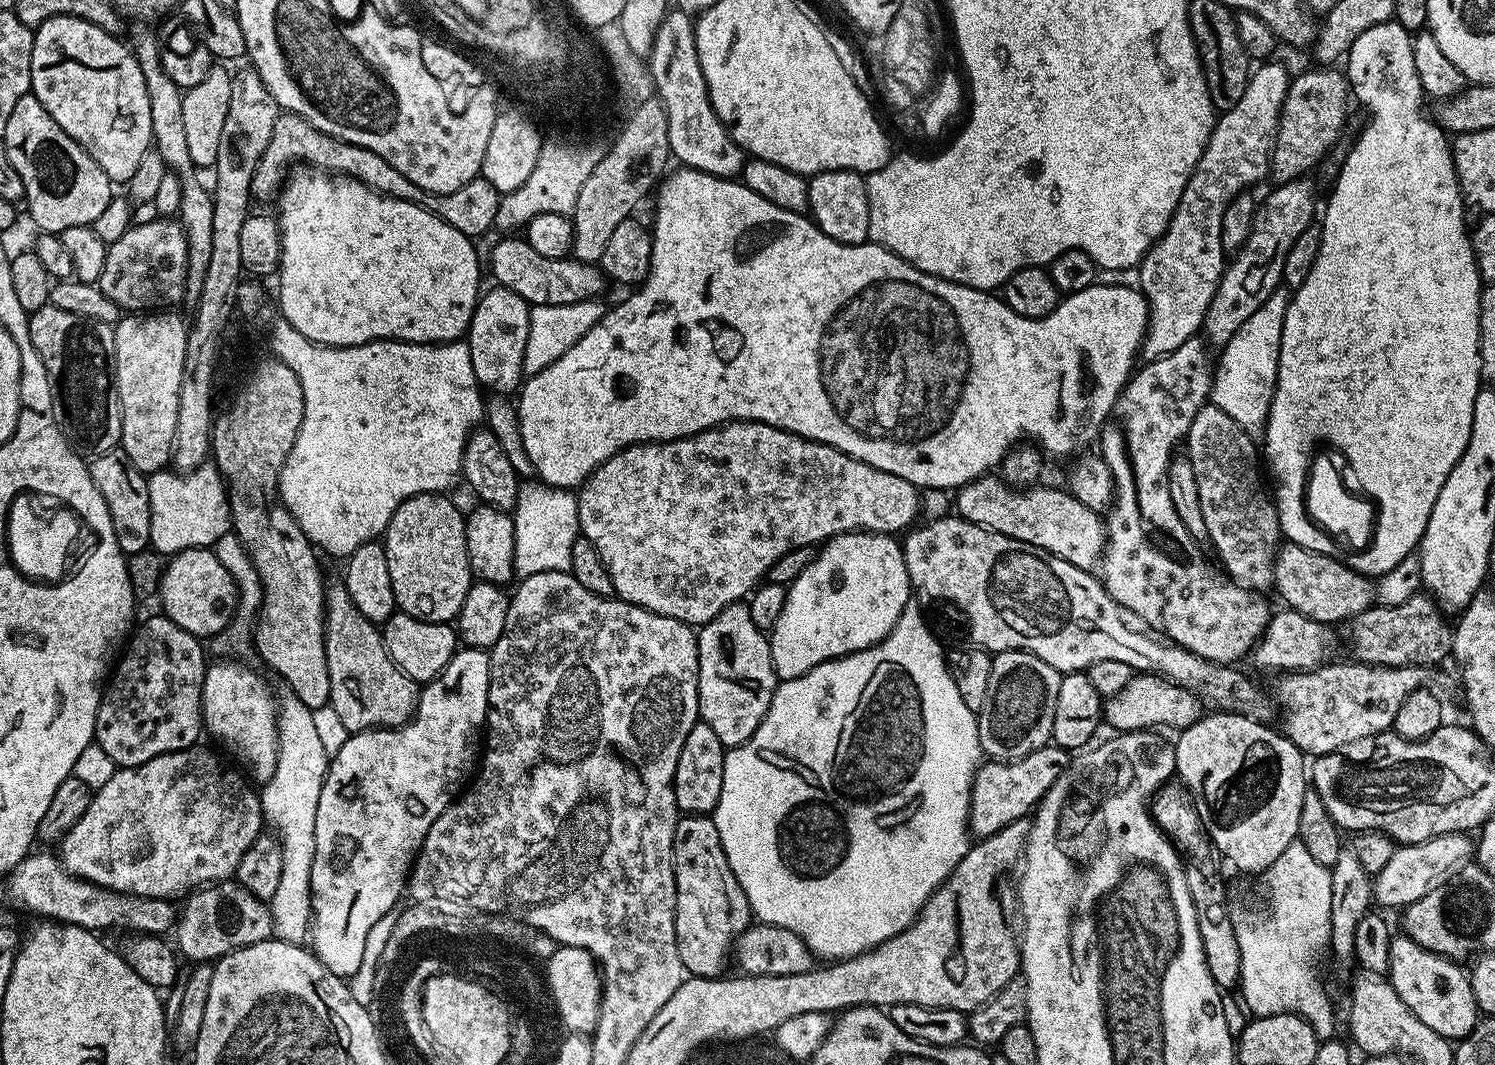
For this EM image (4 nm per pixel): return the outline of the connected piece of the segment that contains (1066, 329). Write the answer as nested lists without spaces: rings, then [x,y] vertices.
[[[683,166],[677,167],[677,169],[677,172],[669,171],[663,177],[662,183],[655,193],[655,196],[657,195],[656,225],[651,225],[650,228],[652,234],[652,257],[650,258],[648,277],[644,279],[643,284],[639,285],[635,290],[629,291],[632,293],[617,308],[609,307],[602,319],[578,343],[570,346],[570,350],[566,350],[566,354],[562,354],[562,358],[558,358],[550,366],[546,366],[546,370],[542,370],[541,373],[527,377],[519,389],[518,409],[520,425],[522,426],[522,442],[526,446],[526,454],[530,454],[530,462],[534,462],[536,476],[543,483],[550,484],[553,488],[576,490],[591,476],[593,470],[598,466],[602,466],[609,458],[621,452],[623,448],[628,448],[632,444],[654,444],[665,440],[681,440],[687,436],[696,436],[699,432],[705,432],[711,428],[719,428],[720,425],[734,420],[762,422],[787,432],[793,432],[807,440],[816,440],[820,444],[828,444],[831,448],[837,448],[839,452],[853,456],[855,460],[861,460],[864,464],[874,466],[883,472],[898,474],[898,478],[906,478],[906,482],[915,484],[921,490],[929,488],[959,490],[965,484],[969,484],[971,480],[977,480],[979,476],[989,475],[1001,463],[1009,448],[1020,444],[1025,438],[1039,445],[1048,456],[1050,454],[1052,456],[1069,455],[1068,457],[1071,457],[1073,454],[1087,449],[1091,445],[1088,443],[1091,440],[1093,443],[1099,437],[1101,428],[1104,427],[1104,423],[1108,421],[1108,417],[1112,414],[1112,407],[1116,405],[1116,399],[1120,396],[1120,392],[1124,389],[1124,385],[1128,383],[1128,378],[1134,371],[1132,359],[1138,356],[1141,351],[1144,337],[1148,330],[1148,300],[1144,297],[1139,287],[1132,286],[1132,288],[1127,288],[1124,284],[1097,282],[1086,290],[1065,295],[1050,315],[1040,316],[1037,320],[1031,320],[1014,310],[1010,310],[1010,306],[1004,303],[999,295],[993,294],[991,291],[983,288],[962,286],[961,284],[955,284],[949,280],[926,274],[922,270],[915,268],[910,262],[898,258],[898,254],[894,254],[882,246],[871,242],[862,244],[843,244],[838,242],[834,238],[827,236],[807,215],[791,212],[790,210],[782,210],[782,206],[774,206],[774,202],[762,198],[762,194],[754,194],[754,190],[747,188],[739,179],[719,180],[718,177],[706,174],[702,170],[694,170]]]

